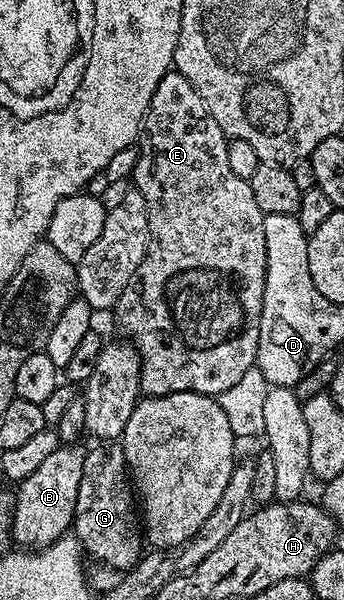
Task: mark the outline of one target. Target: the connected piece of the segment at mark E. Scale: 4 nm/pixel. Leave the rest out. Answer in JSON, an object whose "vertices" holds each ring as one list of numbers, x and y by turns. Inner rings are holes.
{"vertices":[[170,71,159,79,159,87,155,87,155,95,151,95,151,103,145,112,143,132,139,137,138,162,135,163,131,176,132,184,143,195,143,203,147,203,149,216,149,246,143,255,143,263,131,275,127,287,123,287,123,295,119,295,115,306,117,325,124,336,137,347,141,357,141,392,145,397,166,397,172,393,208,393,219,395,227,391,234,383,239,383,247,370,254,368,257,363,257,348,259,347,259,323,263,311,263,291,265,290,265,276,267,275,267,247,263,239,263,223,265,213,255,203,255,195,251,191,248,181,239,179,235,171,231,171,231,162,227,159,227,147,230,138,215,123,211,111,207,111,207,103,187,83,182,73]]}

